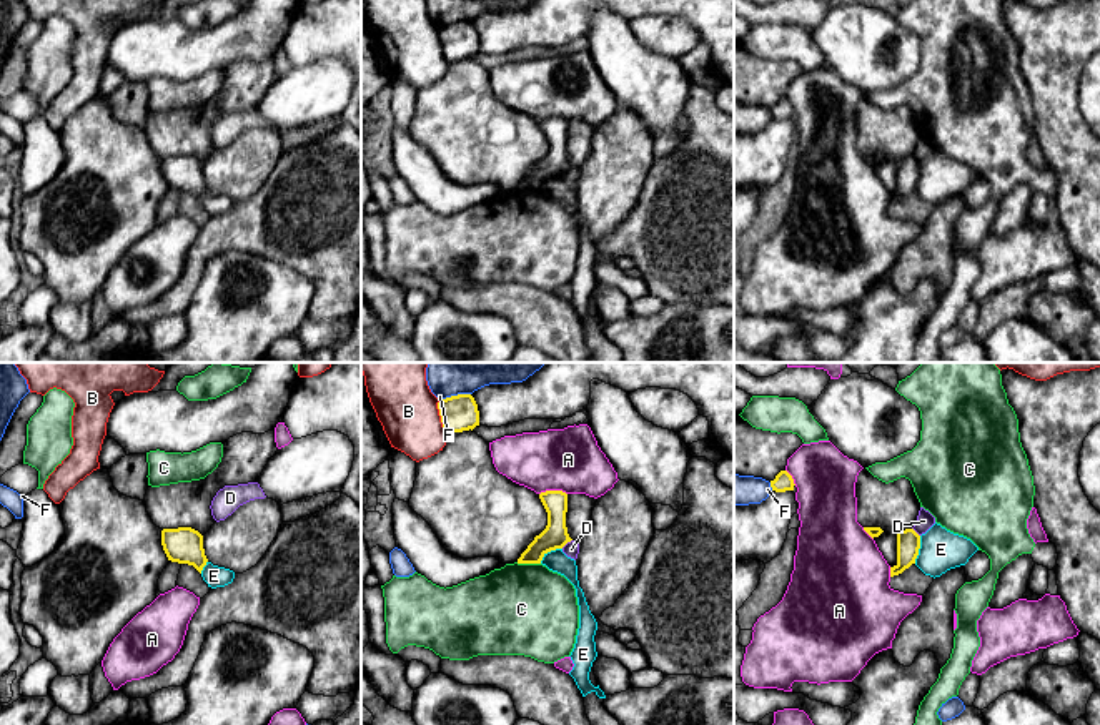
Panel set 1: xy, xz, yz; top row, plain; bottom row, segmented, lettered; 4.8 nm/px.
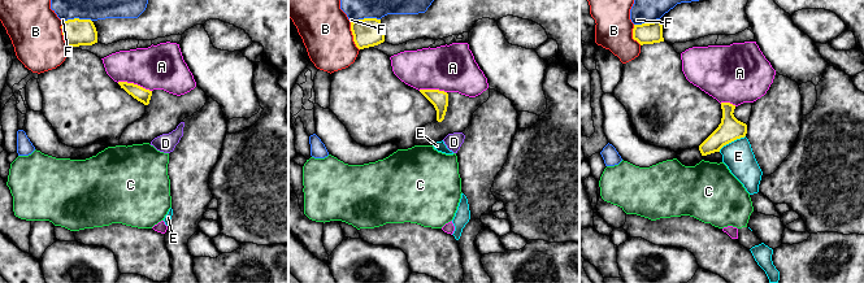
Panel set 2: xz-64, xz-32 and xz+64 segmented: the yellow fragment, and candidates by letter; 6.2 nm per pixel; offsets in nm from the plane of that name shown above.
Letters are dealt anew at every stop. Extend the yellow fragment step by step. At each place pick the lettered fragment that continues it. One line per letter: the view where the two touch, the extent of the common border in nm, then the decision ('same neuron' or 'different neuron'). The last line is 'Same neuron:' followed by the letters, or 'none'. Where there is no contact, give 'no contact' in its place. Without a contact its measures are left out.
A: xz | 140 nm | different neuron
B: xz | 180 nm | same neuron
C: xz | 120 nm | different neuron
D: xz | 70 nm | different neuron
E: yz | 140 nm | different neuron
F: xz | 160 nm | different neuron
Same neuron: B

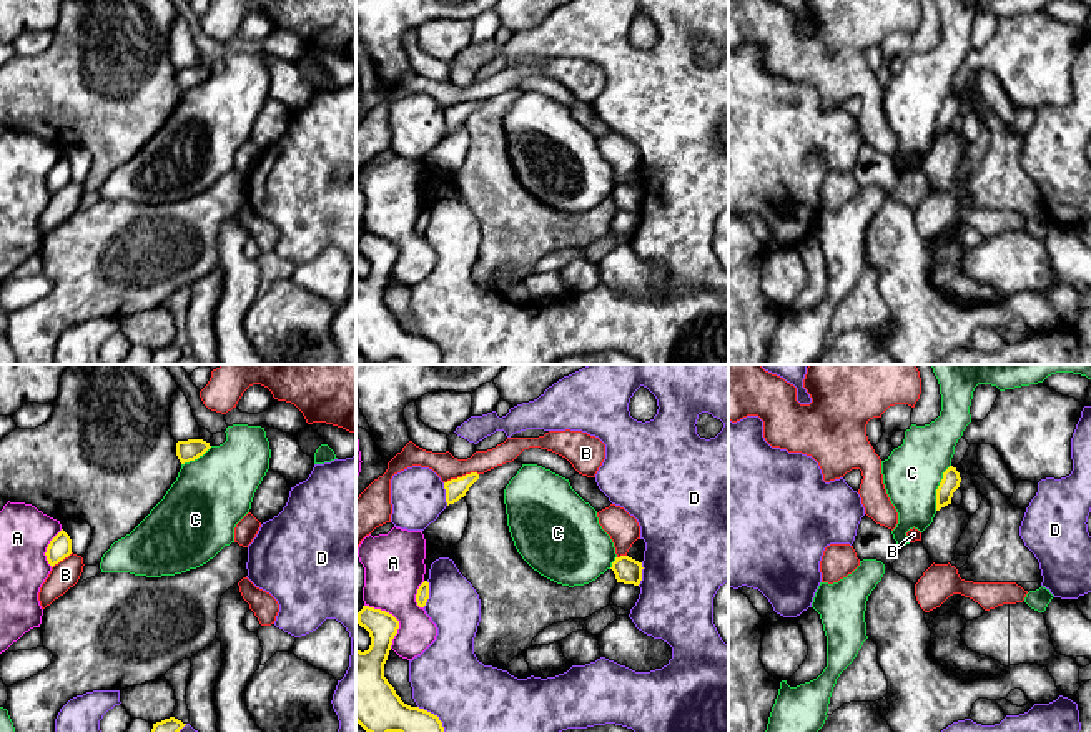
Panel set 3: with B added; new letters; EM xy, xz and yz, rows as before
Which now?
A: xz | 260 nm | different neuron
B: xz | 180 nm | different neuron
C: yz | 240 nm | different neuron
D: xz | 130 nm | different neuron
Same neuron: none

